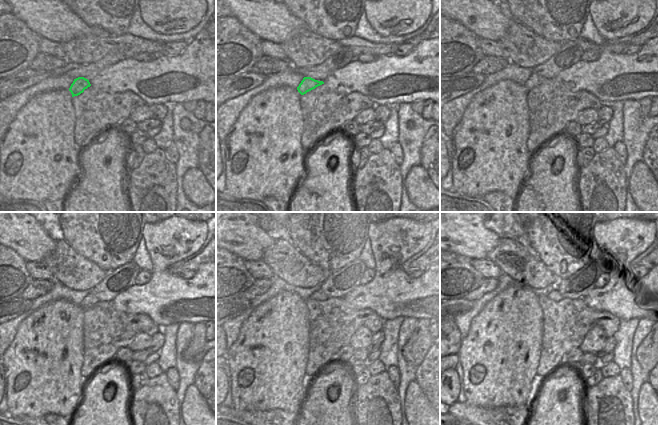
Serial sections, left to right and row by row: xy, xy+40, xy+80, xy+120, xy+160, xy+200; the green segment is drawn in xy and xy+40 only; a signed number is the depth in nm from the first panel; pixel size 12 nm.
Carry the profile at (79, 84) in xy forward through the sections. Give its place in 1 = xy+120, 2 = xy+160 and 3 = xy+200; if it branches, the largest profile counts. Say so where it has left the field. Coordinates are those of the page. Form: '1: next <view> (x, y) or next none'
1: next xy+120 (91, 299)
2: next xy+160 (318, 295)
3: next xy+200 (553, 295)

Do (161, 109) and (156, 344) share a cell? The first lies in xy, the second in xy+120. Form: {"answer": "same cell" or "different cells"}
{"answer": "same cell"}

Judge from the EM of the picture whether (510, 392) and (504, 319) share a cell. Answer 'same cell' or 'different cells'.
same cell

